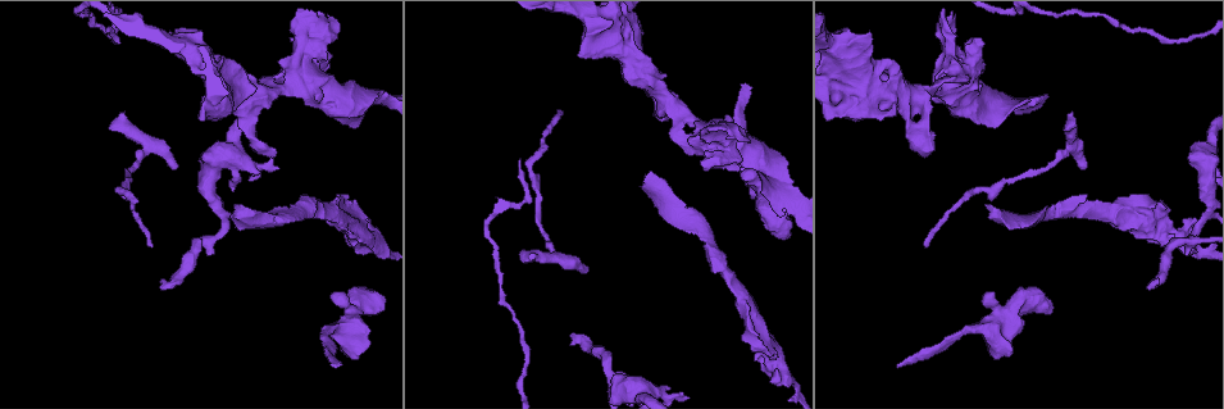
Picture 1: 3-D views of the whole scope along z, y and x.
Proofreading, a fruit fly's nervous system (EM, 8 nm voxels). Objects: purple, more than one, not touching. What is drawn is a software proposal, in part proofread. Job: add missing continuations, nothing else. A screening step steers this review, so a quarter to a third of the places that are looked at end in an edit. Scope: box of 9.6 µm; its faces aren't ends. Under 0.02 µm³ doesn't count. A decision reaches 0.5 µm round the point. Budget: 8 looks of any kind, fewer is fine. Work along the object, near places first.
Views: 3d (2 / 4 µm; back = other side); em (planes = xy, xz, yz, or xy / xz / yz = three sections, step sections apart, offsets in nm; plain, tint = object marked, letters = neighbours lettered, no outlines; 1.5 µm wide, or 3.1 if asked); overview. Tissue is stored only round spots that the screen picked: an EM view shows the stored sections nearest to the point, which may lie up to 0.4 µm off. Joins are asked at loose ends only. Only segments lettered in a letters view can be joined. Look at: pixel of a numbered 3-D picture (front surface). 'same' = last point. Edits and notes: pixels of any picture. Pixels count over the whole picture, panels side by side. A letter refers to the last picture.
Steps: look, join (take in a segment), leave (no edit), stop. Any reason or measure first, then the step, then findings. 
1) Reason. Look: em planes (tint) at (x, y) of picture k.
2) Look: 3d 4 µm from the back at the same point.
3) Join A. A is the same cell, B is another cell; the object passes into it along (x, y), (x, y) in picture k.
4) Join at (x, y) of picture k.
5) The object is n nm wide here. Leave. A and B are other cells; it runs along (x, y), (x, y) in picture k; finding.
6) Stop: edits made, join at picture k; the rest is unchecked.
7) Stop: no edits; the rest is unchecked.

Branch stops here. Look: 3d 4 µm at (649, 173) of picture 1.

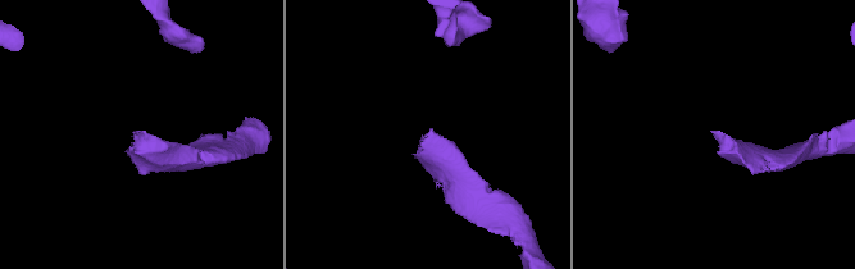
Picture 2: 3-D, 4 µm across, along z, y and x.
Look: em planes (letters) at (145, 132) of picture 2.

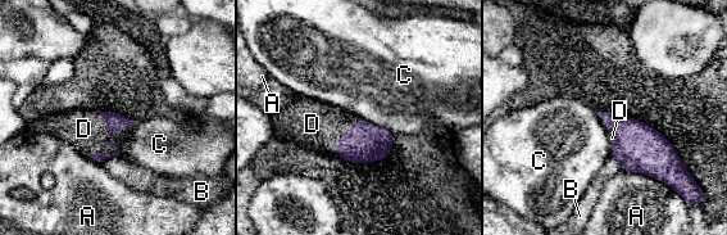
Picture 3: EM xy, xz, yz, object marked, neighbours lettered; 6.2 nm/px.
Join D. D is the same cell, A, B and C are other cells; the object passes into it along (113, 122), (108, 132), (83, 129) in picture 3; the neuron continues.

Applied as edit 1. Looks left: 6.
Redraw. Look: overview.

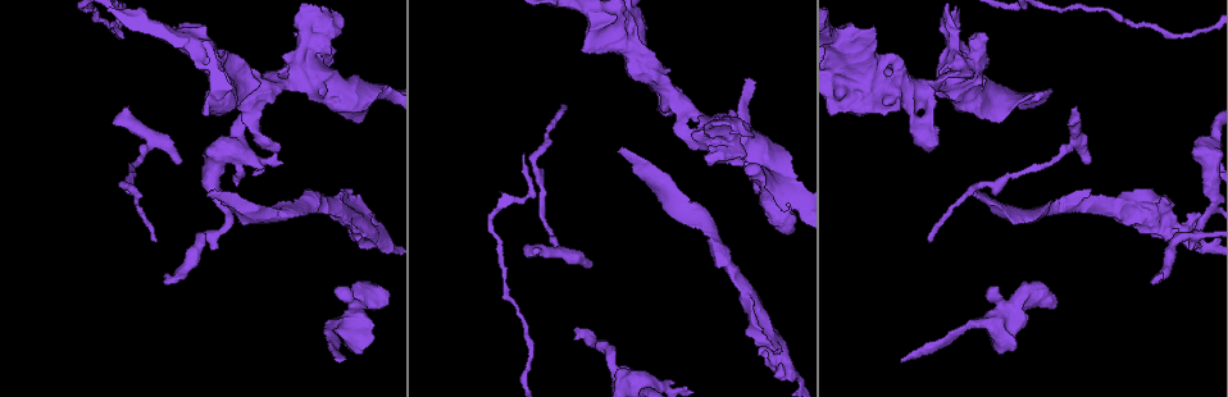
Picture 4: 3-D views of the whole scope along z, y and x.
An open end. Look: em planes (letters) at (576, 327) of picture 4.

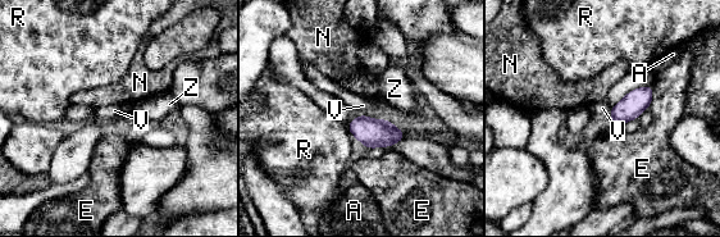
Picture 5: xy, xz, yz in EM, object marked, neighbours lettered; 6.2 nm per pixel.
The object is 150 nm wide here. Leave. A, E, N, R, V and Z are other cells; a border runs along (361, 113), (382, 119) in picture 5; no lettered segment goes on from it.

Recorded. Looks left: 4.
Free end. Look: em xz step 8 (tint) at (707, 157) of picture 4.

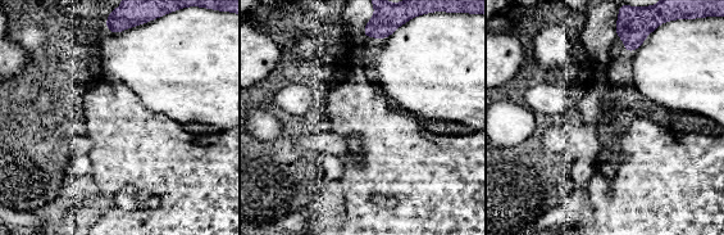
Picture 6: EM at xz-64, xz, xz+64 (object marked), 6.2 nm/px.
Look: em xy step 4 (letters) at the same point.

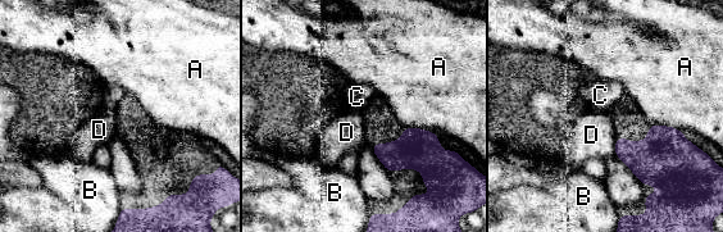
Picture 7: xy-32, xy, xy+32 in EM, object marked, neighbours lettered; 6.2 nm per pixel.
Leave. A, B, C and D are other cells; a border runs along (614, 140), (615, 154) in picture 7; none of them fits.

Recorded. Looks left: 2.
Stop: edits made, join at picture 3; the rest is unchecked.

